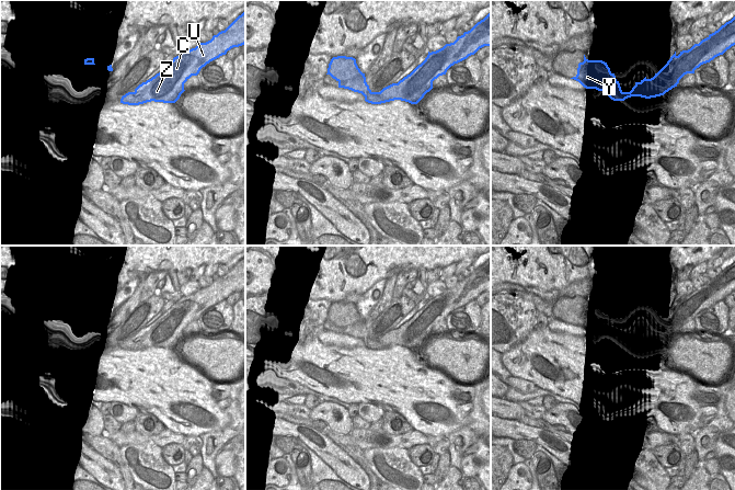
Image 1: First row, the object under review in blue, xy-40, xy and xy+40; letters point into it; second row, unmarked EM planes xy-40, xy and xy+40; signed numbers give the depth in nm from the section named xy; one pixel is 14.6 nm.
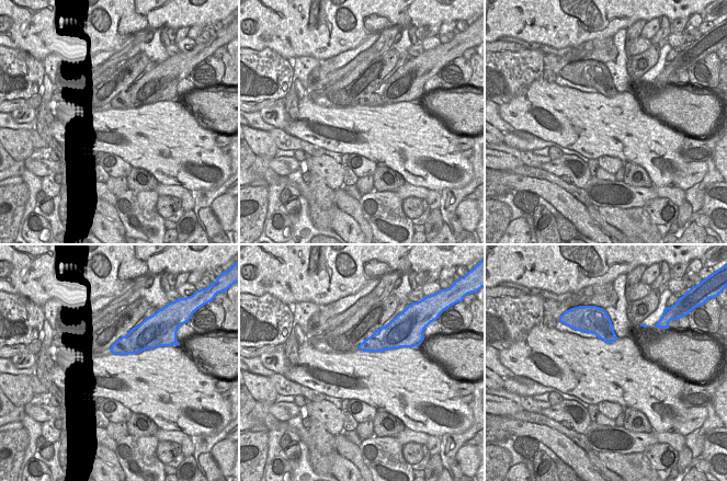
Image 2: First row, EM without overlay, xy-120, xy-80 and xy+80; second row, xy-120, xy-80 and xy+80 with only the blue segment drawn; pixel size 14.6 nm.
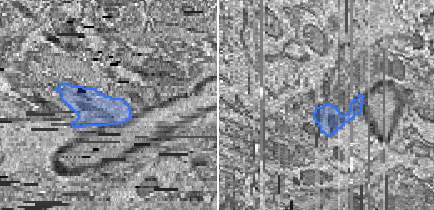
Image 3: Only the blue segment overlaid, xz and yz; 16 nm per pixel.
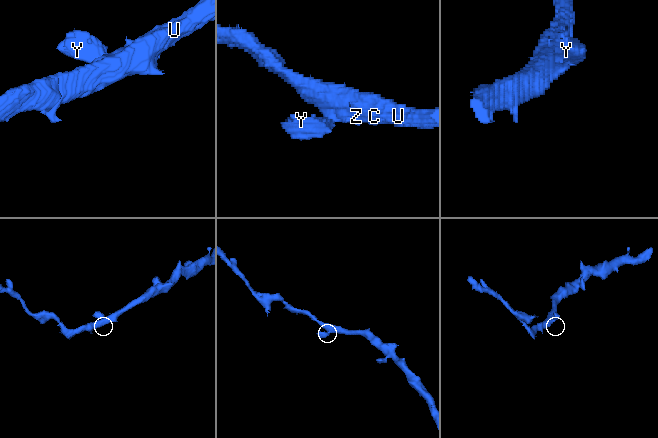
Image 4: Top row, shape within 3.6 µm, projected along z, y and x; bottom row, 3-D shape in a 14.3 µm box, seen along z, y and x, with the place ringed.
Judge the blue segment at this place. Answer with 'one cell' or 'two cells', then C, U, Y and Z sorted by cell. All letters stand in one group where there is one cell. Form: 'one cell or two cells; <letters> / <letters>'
one cell; C U Y Z

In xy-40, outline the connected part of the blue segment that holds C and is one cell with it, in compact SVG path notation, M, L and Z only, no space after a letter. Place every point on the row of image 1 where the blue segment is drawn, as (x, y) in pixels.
M245 12L239 15L225 31L214 35L206 43L200 43L195 48L183 50L179 56L168 64L159 73L151 79L139 84L134 92L128 92L122 96L120 103L128 105L139 105L147 102L175 103L185 91L184 83L192 77L197 76L203 67L210 61L226 55L233 47L245 44Z

